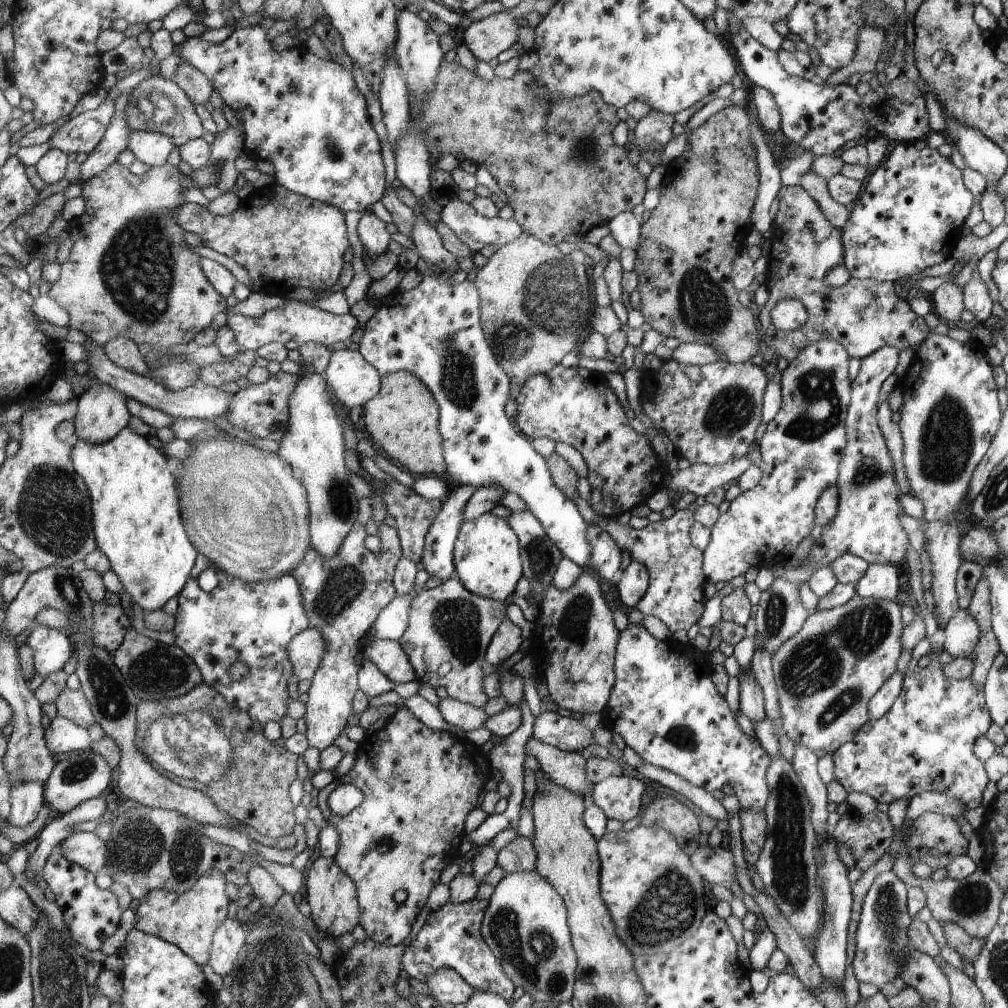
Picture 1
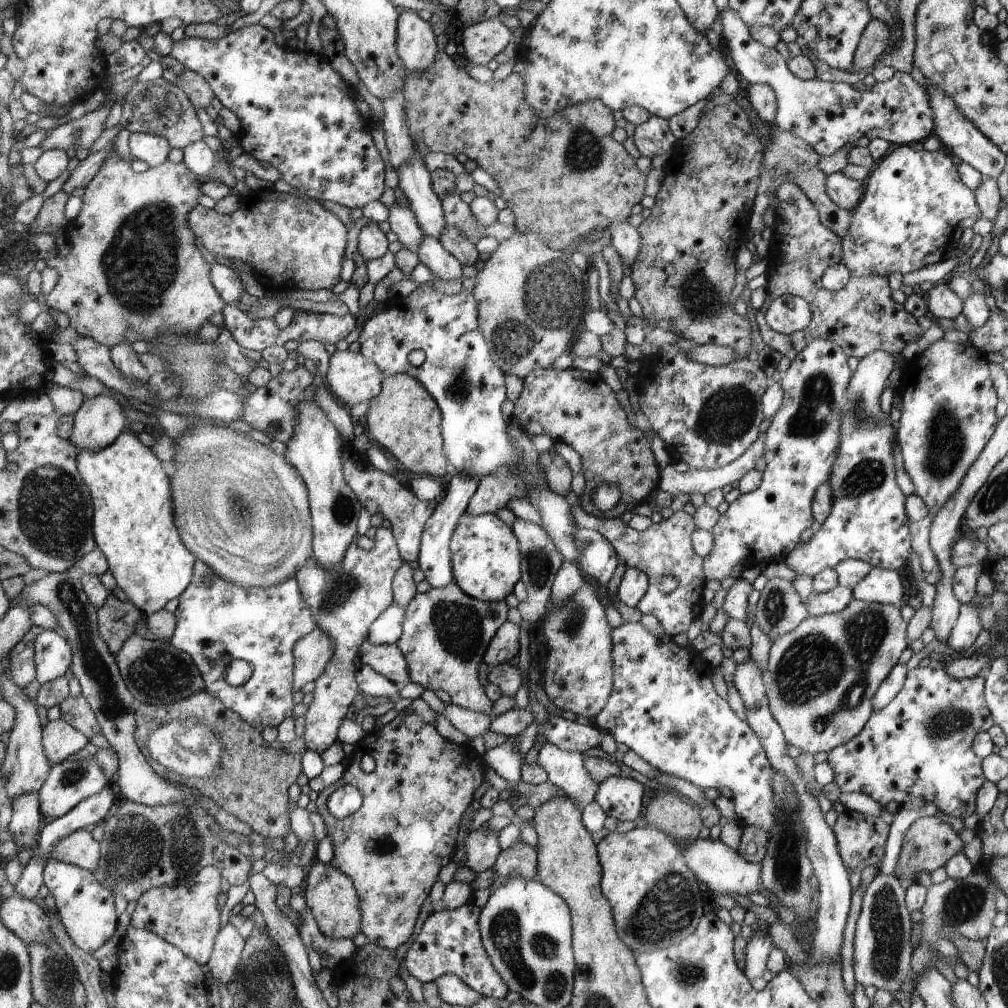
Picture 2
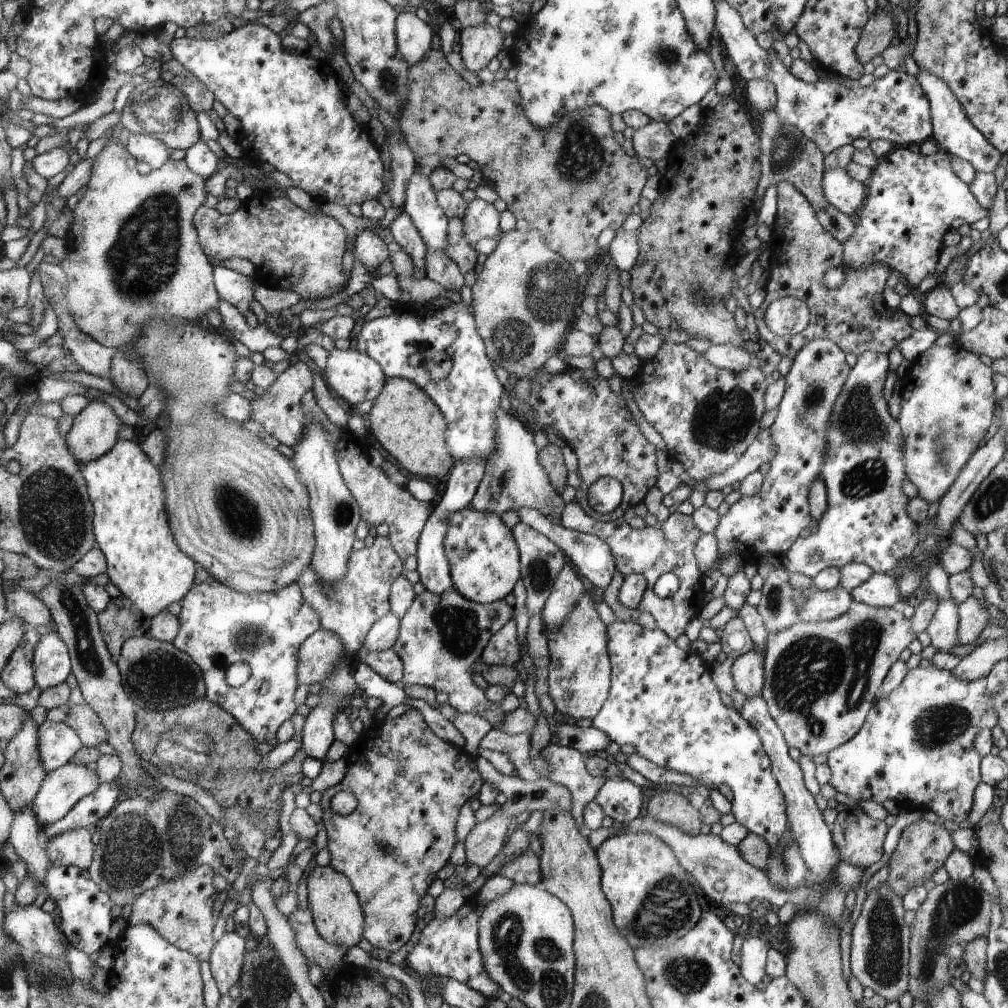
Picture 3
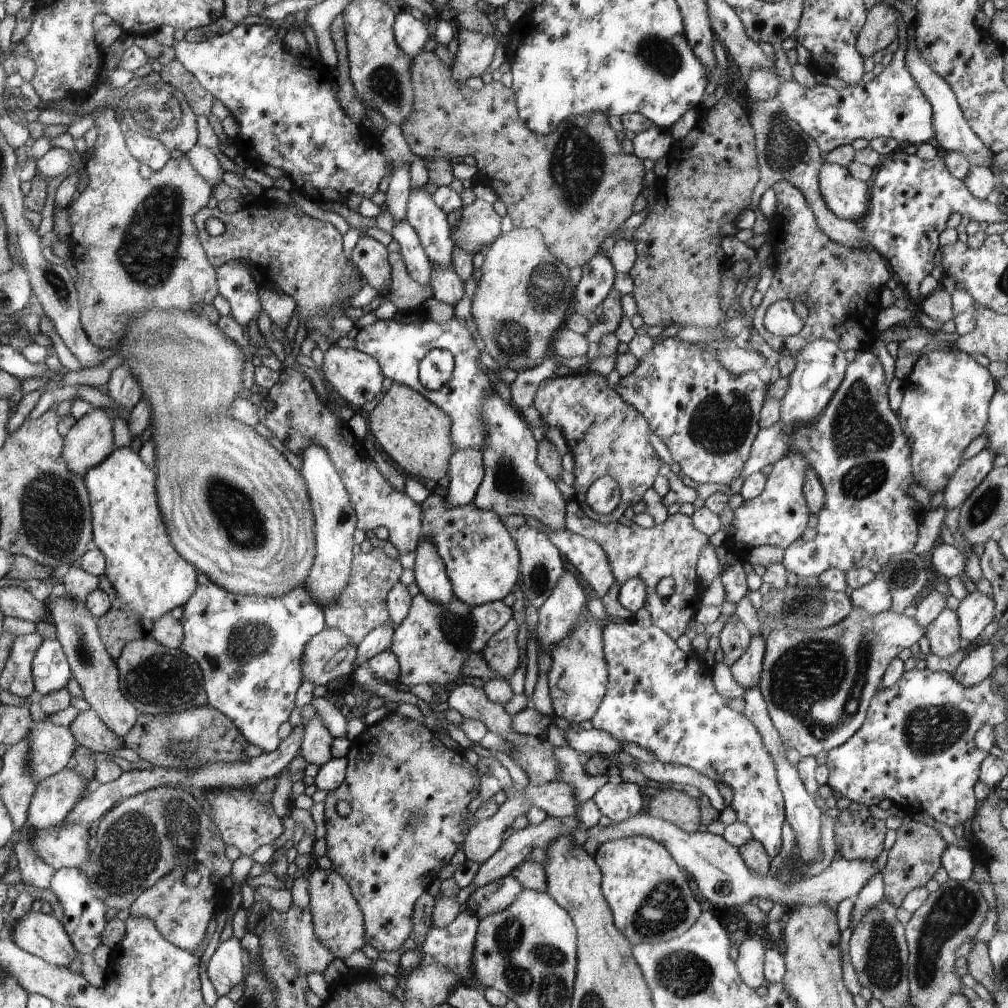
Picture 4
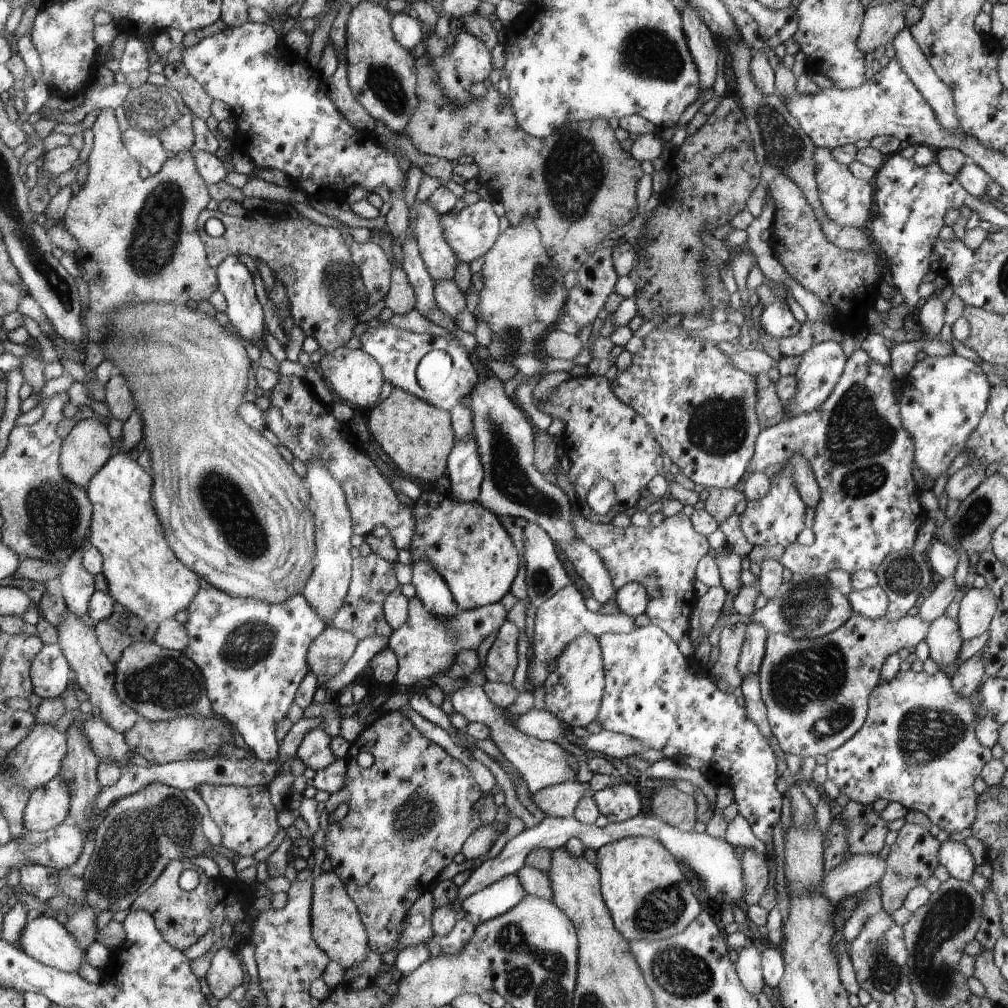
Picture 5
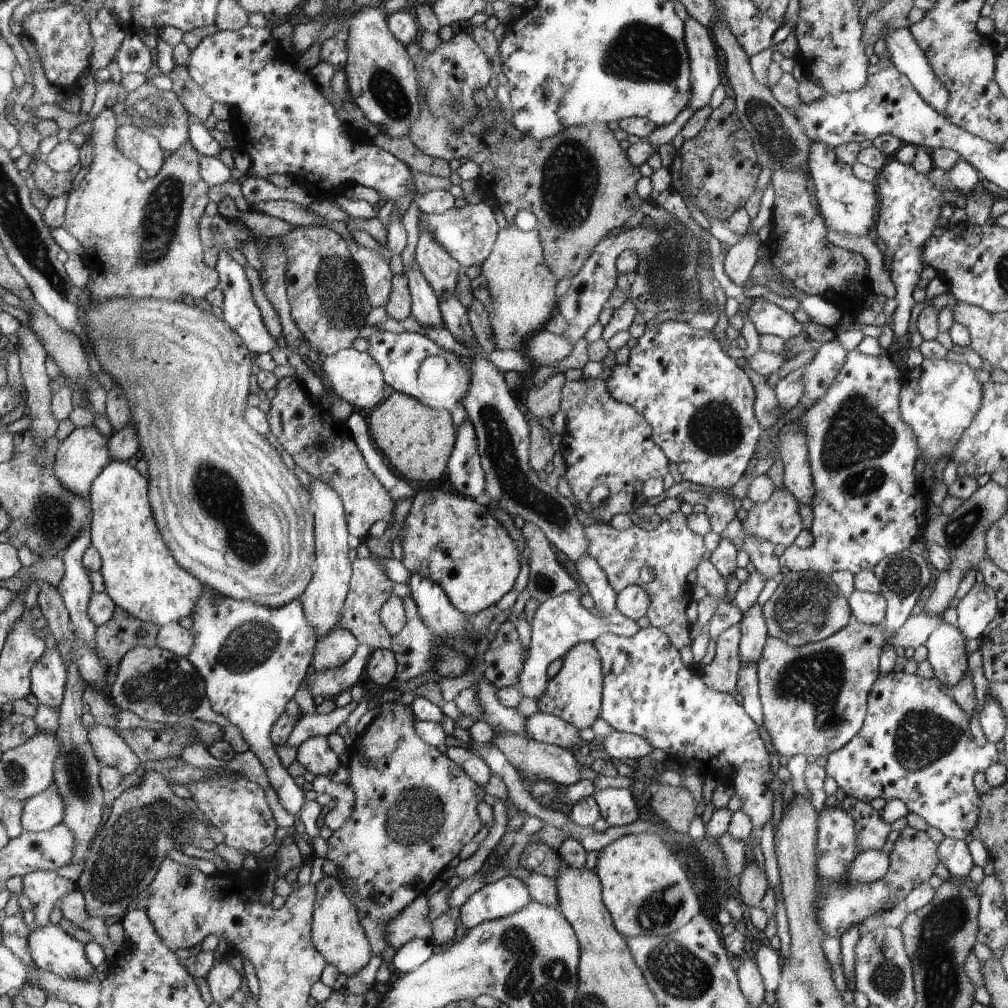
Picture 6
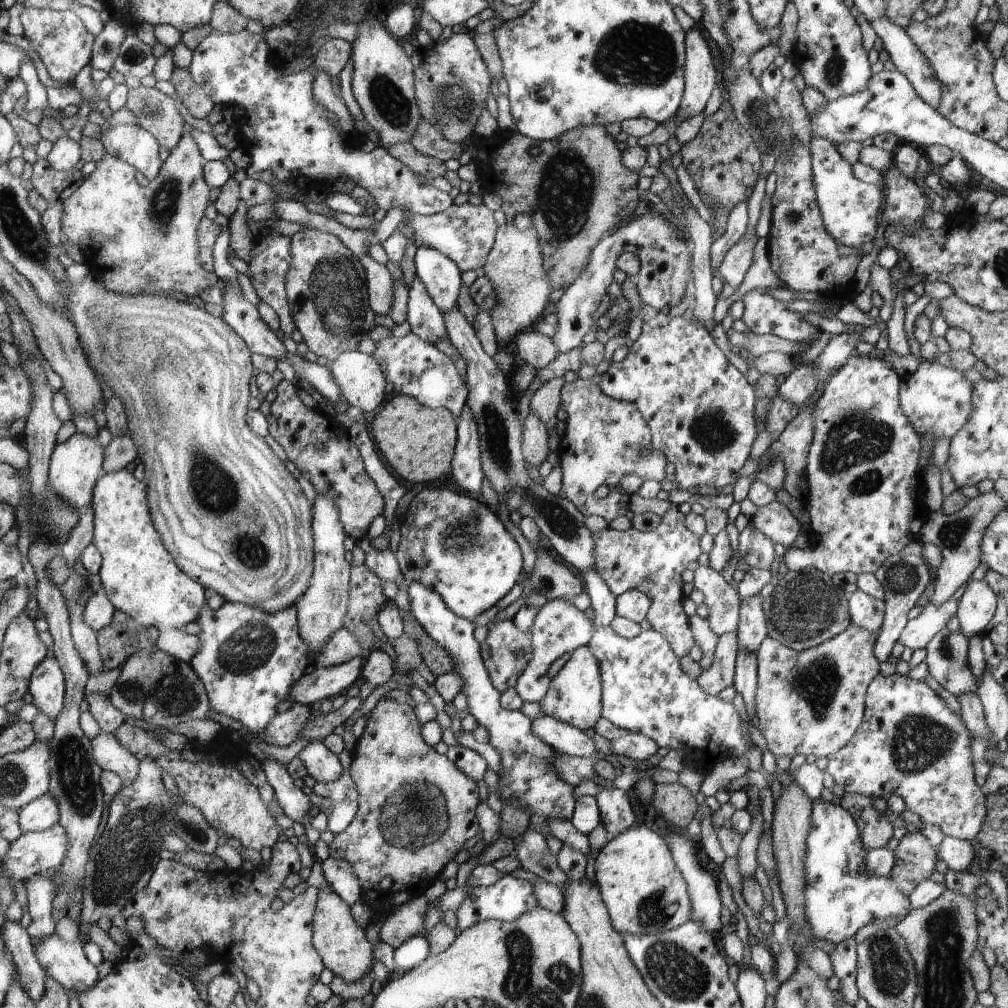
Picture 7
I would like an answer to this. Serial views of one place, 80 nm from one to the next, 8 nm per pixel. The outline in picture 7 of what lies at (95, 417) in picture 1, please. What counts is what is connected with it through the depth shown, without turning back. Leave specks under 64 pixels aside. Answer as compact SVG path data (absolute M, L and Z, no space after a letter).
M74 433L66 442L57 444L49 462L48 482L53 492L74 509L88 508L93 500L94 487L103 475L102 456L104 448L88 438L87 435Z

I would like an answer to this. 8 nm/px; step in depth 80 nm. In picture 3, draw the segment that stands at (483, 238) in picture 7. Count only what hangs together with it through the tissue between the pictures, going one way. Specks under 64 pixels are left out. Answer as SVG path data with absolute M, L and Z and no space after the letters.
M474 199L470 202L463 220L463 237L470 246L473 246L481 238L500 237L500 214L492 203L482 199Z

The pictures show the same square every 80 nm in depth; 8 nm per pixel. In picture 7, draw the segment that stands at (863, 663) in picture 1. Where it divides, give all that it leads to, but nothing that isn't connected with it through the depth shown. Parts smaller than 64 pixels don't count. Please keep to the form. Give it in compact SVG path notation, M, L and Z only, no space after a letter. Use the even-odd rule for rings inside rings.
M948 599L945 603L928 603L922 612L913 620L909 620L899 636L899 641L908 648L925 648L925 646L947 626L950 617L957 613L957 601ZM852 622L844 632L802 652L764 638L755 652L755 715L772 754L827 757L850 742L864 720L868 685L880 674L880 662L873 651L875 638Z

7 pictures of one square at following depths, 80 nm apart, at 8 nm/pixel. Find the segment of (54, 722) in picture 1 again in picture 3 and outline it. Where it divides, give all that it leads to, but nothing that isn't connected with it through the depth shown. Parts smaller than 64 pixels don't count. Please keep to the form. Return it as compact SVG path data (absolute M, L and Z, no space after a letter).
M46 720L40 730L40 760L47 774L70 763L70 758L83 747L82 741L66 723Z

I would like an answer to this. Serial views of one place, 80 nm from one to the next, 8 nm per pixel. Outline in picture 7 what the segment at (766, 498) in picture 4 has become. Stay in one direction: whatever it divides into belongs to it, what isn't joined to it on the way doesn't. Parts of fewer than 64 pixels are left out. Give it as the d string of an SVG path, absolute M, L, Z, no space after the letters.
M777 499L765 507L760 507L758 512L749 518L750 528L758 529L762 534L771 538L774 542L788 548L800 534L802 524L790 513L788 507Z

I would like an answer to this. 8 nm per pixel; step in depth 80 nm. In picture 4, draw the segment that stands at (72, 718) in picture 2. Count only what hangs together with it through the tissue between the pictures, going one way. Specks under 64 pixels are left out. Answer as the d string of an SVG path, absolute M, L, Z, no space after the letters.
M92 708L79 713L69 729L78 745L84 745L97 753L114 752L124 747L123 740L102 722Z

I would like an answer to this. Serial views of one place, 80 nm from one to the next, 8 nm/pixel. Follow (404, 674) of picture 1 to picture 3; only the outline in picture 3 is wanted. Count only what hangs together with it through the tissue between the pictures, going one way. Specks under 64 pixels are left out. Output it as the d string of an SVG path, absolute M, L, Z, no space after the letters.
M362 647L361 652L357 652L357 662L368 665L376 674L393 683L400 682L404 669L402 659L396 654L394 649L386 649L385 651L367 651Z

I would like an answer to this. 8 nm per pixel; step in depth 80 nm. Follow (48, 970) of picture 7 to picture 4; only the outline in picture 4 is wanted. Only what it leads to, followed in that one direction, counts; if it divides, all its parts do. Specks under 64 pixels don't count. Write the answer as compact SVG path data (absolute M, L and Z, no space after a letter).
M30 910L10 930L20 948L57 967L68 969L79 955L62 922L53 914Z

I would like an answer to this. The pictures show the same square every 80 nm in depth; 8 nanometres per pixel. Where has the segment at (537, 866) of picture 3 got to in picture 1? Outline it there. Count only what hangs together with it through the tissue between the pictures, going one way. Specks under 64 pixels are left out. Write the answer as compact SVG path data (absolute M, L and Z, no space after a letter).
M518 836L508 846L497 852L497 865L507 874L535 870L537 864L537 851L533 841Z

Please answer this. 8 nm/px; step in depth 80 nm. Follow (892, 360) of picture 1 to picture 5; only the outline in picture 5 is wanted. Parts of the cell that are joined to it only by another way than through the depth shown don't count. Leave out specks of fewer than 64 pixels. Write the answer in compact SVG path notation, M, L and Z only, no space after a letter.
M860 348L852 353L852 355L847 358L843 373L840 375L836 386L832 389L830 396L809 413L802 413L801 415L796 415L793 418L778 422L773 427L764 429L760 431L755 442L755 451L753 457L750 459L748 470L752 470L754 473L762 473L768 466L773 464L778 464L779 462L785 463L791 454L800 453L803 454L810 463L812 467L815 479L817 480L818 486L821 490L820 500L815 506L815 518L813 525L813 532L815 534L815 540L812 546L801 545L800 543L794 542L789 544L785 548L785 552L780 558L780 562L784 568L788 568L790 572L794 573L796 578L804 577L821 577L827 575L828 572L842 569L843 571L848 571L853 573L859 570L874 571L878 568L878 565L882 562L883 558L886 558L890 553L901 551L902 549L912 549L918 536L918 531L926 520L926 512L924 506L918 501L918 487L914 483L914 478L912 477L912 470L916 466L914 455L915 446L910 433L902 426L902 421L899 415L899 399L896 399L897 387L895 385L896 378L892 373L890 365L885 365L876 362L867 352L864 352Z

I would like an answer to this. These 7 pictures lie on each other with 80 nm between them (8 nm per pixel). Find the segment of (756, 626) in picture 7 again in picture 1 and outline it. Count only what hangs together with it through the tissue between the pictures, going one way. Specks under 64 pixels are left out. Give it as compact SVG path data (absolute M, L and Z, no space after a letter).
M750 669L741 670L737 677L740 683L739 710L748 716L752 723L761 721L767 716L763 688L757 683Z

